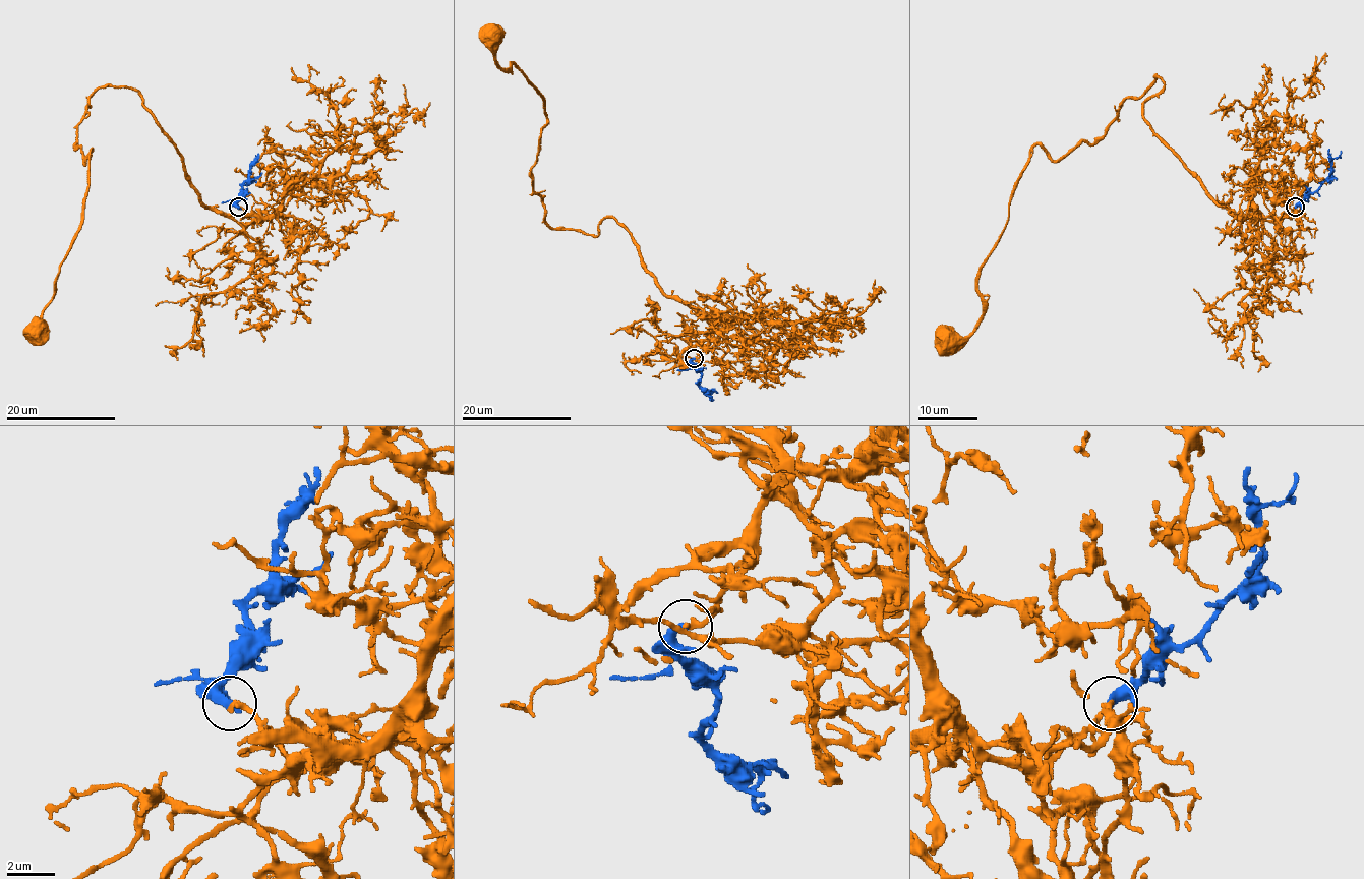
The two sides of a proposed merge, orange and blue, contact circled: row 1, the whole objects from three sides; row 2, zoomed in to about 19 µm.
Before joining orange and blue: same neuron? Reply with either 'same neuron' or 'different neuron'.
same neuron

